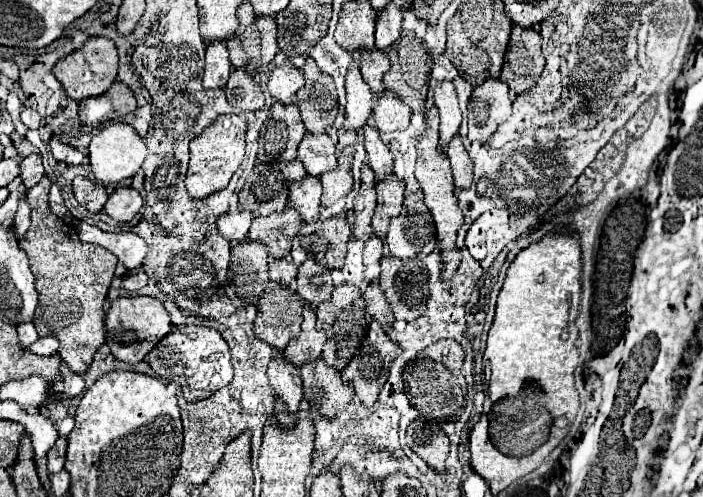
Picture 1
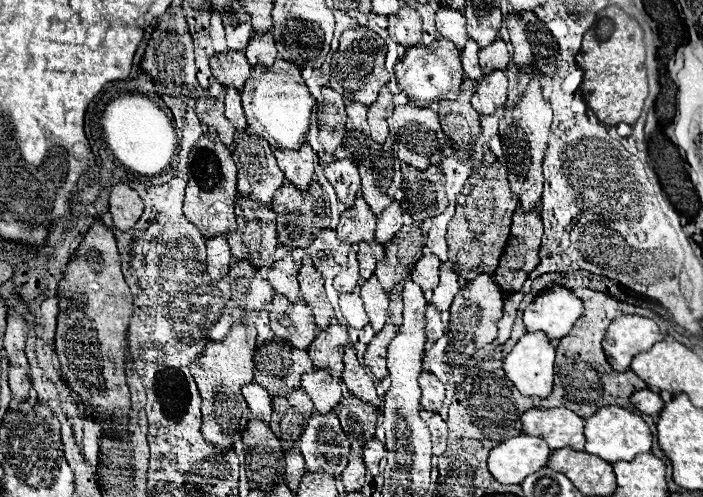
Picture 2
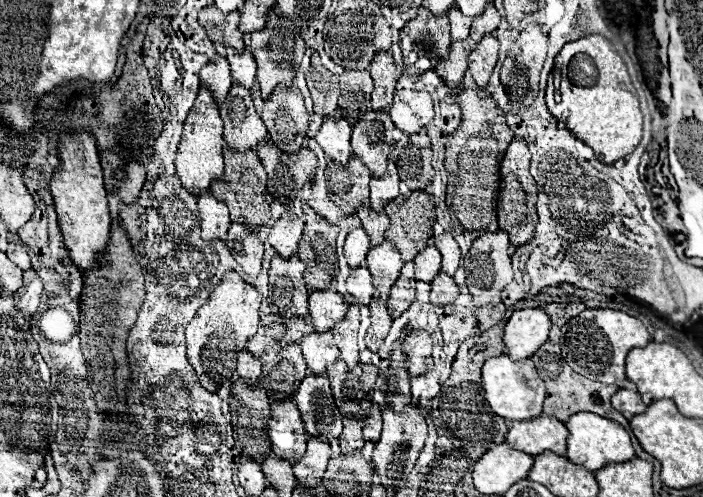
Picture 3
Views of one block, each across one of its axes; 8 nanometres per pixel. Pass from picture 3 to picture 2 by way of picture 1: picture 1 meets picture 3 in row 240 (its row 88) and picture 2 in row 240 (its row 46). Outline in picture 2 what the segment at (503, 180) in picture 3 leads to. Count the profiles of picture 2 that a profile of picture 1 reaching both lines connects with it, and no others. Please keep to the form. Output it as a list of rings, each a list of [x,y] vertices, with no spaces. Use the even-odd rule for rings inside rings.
[[[518,206],[516,212],[514,212],[514,218],[512,218],[508,244],[506,244],[504,254],[500,258],[500,264],[498,264],[498,268],[494,272],[494,278],[500,284],[504,294],[518,292],[522,288],[524,280],[528,278],[528,274],[540,264],[540,256],[538,256],[538,252],[540,252],[540,238],[542,238],[542,218],[540,218],[538,208],[524,210],[522,206]]]

